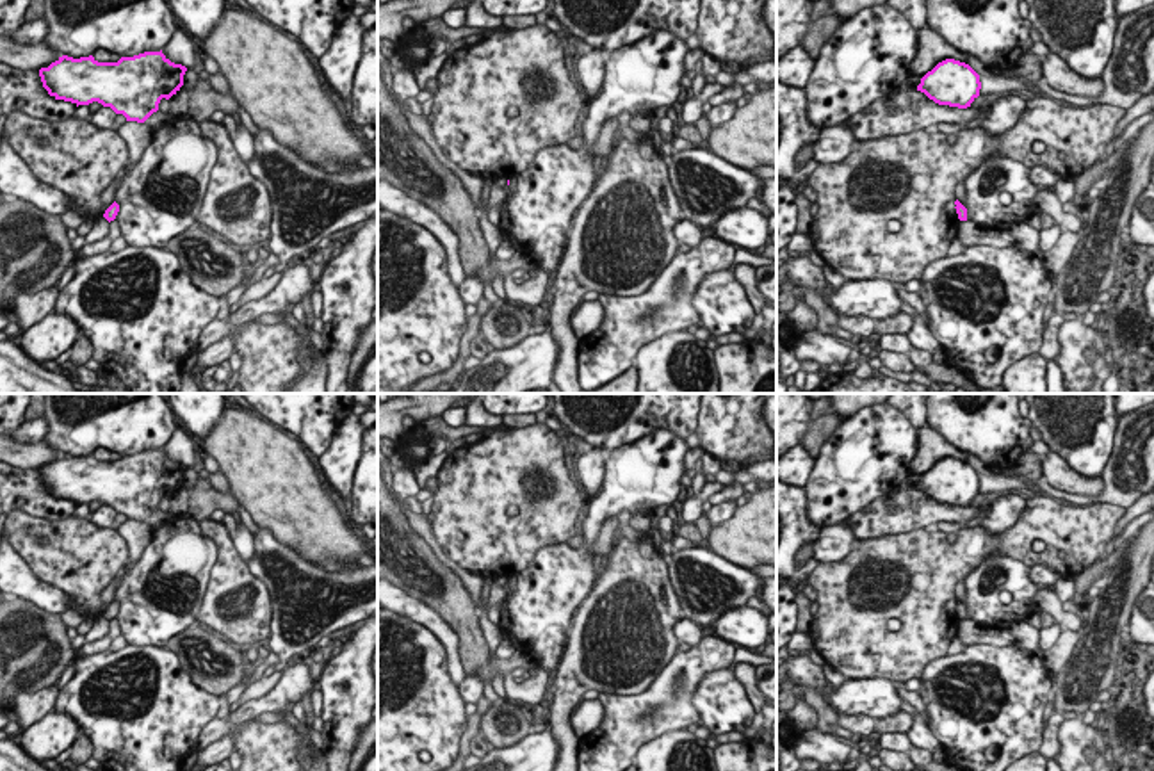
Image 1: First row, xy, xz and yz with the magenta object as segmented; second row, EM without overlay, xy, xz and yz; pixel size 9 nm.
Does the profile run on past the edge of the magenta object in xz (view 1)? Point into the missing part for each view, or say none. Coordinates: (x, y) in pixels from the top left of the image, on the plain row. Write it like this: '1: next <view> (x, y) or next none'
1: next none

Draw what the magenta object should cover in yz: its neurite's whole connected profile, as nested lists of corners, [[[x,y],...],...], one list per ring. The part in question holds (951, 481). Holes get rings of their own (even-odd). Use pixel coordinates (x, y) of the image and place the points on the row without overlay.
[[[946,458],[928,470],[917,490],[939,504],[967,507],[979,495],[979,474],[965,461]]]

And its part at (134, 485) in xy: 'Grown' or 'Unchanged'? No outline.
Unchanged.

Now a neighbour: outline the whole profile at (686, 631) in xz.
[[[682,618],[673,625],[673,634],[677,636],[679,641],[687,643],[689,646],[698,645],[703,639],[702,627],[687,618]]]

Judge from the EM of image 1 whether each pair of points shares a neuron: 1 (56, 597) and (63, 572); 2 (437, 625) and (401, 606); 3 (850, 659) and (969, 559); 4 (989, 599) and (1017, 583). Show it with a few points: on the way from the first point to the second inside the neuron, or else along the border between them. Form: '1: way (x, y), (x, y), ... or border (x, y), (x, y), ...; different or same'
1: border (25, 561), (40, 579), (68, 597), (70, 608); different
2: way (428, 618), (410, 608); same
3: way (871, 627), (937, 567); same
4: way (999, 608), (1008, 608), (1017, 599), (1017, 593); same

